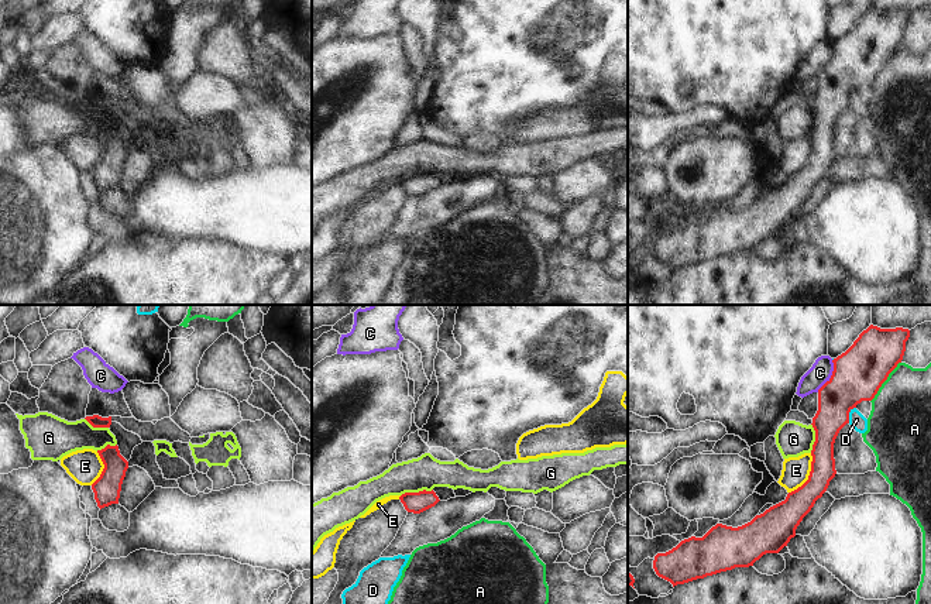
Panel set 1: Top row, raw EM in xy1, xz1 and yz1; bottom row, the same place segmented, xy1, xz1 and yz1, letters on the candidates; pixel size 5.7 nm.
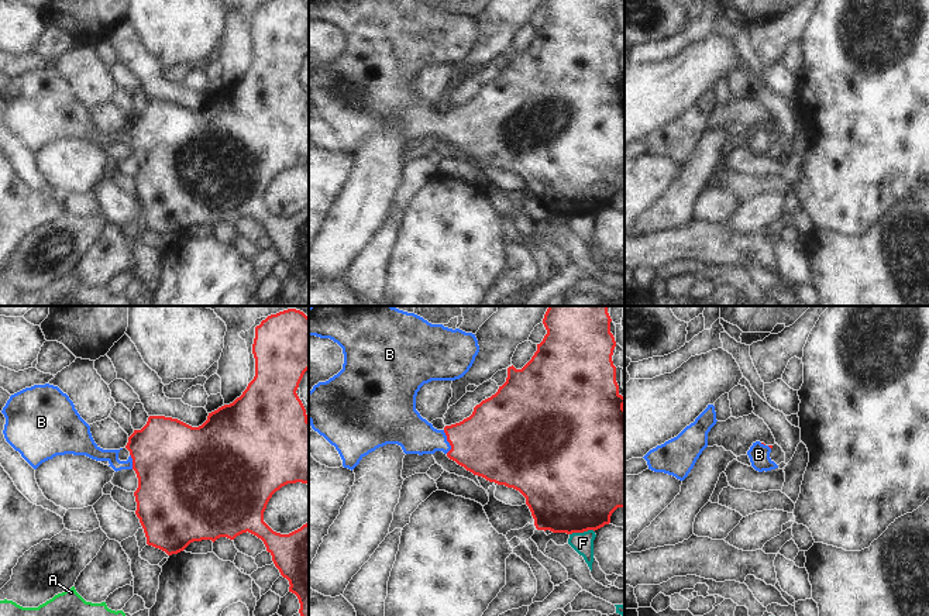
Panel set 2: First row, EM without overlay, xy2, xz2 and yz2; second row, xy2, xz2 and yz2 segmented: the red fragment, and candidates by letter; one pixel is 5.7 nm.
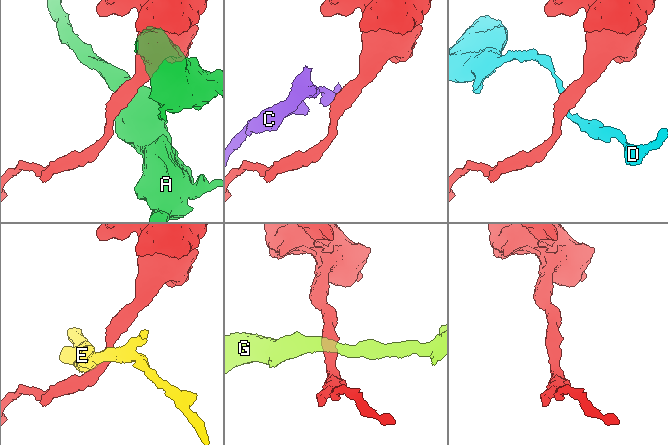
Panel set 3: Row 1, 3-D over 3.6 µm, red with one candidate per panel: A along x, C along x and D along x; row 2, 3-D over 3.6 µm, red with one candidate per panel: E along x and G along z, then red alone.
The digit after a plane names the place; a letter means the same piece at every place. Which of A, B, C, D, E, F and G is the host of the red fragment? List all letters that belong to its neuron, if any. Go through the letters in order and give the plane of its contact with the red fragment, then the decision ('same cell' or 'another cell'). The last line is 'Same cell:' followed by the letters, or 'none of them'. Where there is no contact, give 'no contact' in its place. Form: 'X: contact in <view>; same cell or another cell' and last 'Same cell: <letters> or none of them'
A: contact in yz1; another cell
B: contact in xz2; same cell
C: contact in yz1; another cell
D: contact in yz1; another cell
E: contact in yz1; another cell
F: contact in xz2; another cell
G: contact in xz1; another cell
Same cell: B

